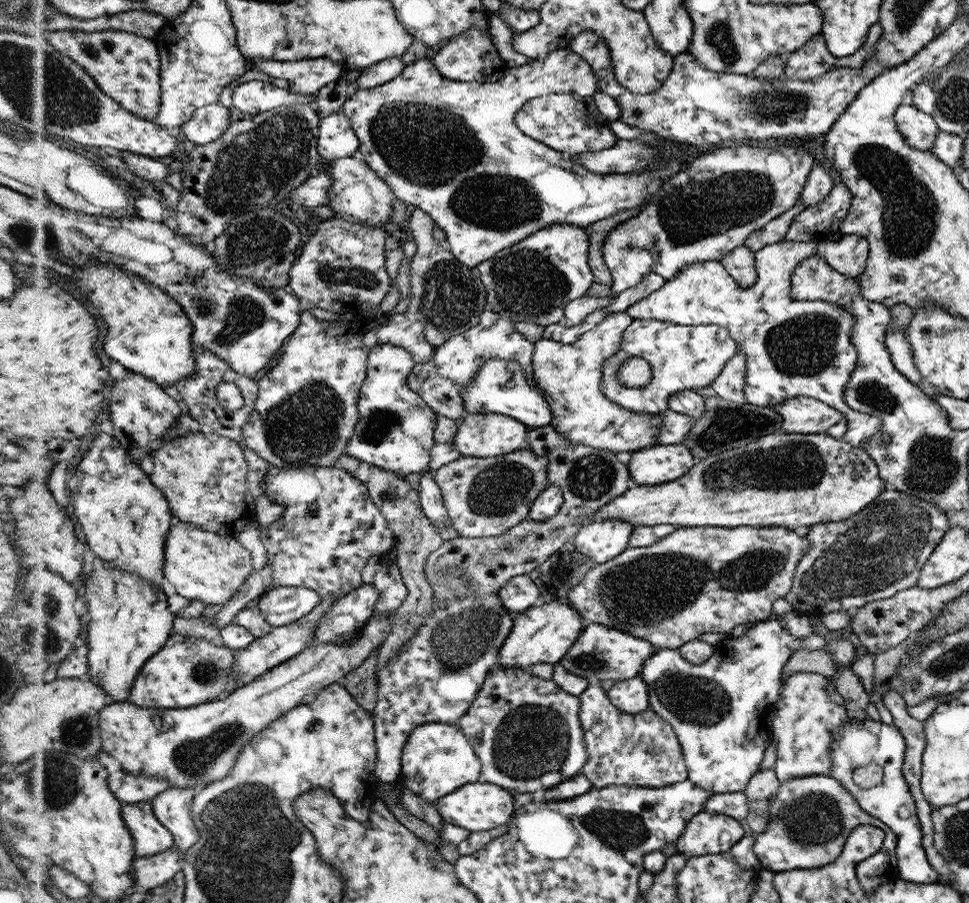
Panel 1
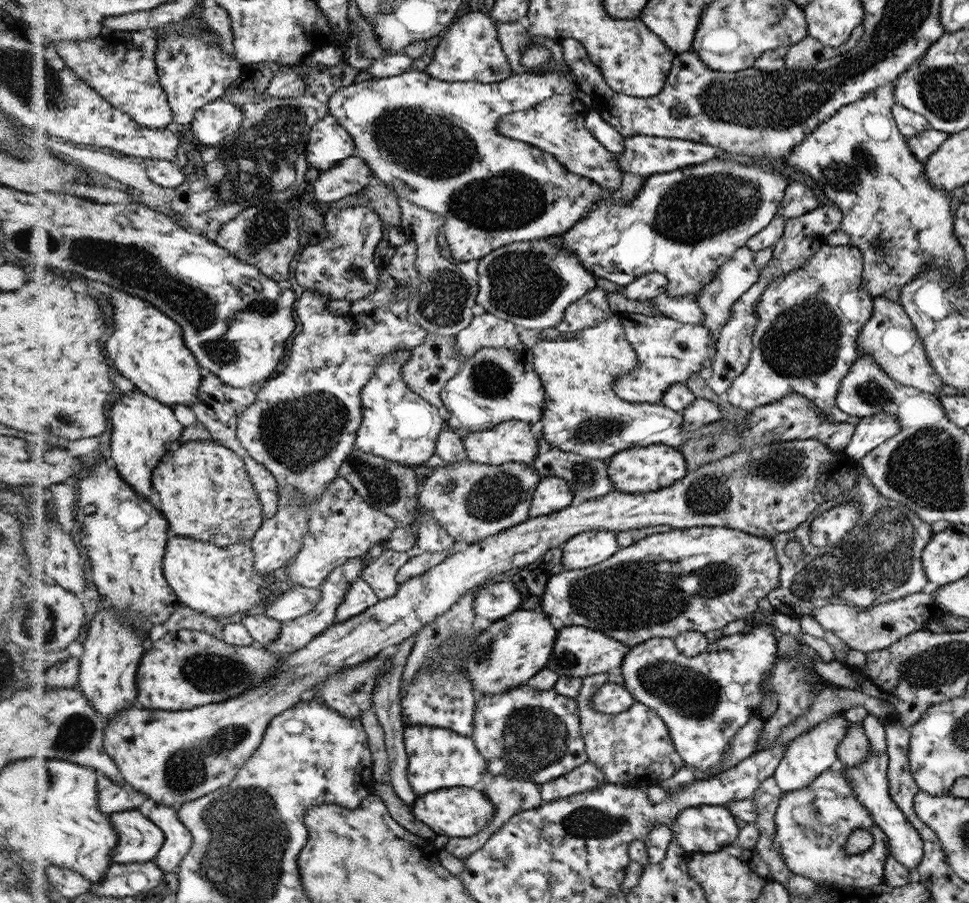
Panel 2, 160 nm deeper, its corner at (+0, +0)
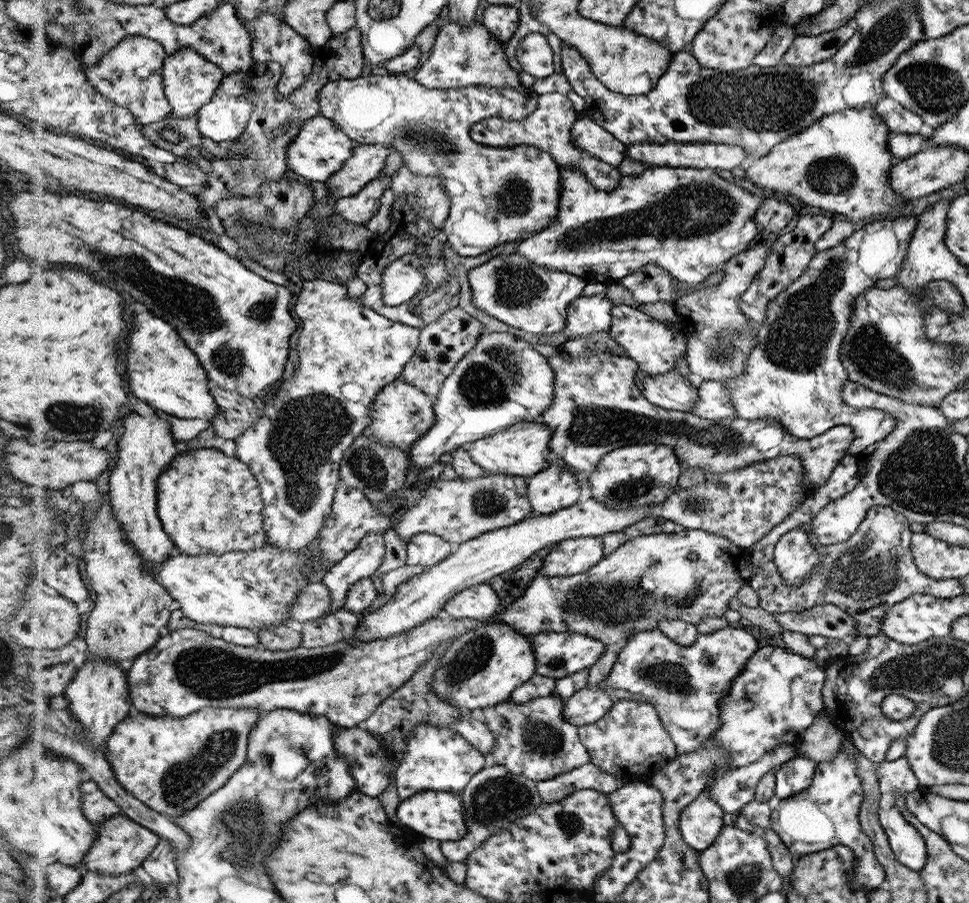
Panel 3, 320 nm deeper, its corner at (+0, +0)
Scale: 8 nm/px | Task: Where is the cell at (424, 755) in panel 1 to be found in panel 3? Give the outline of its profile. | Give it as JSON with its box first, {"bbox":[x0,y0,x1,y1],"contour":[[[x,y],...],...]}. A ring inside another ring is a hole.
{"bbox":[394,724,488,800],"contour":[[[419,724],[408,735],[404,759],[396,764],[394,777],[397,796],[404,800],[426,791],[461,792],[473,780],[474,774],[486,768],[488,762],[482,752],[451,728]]]}

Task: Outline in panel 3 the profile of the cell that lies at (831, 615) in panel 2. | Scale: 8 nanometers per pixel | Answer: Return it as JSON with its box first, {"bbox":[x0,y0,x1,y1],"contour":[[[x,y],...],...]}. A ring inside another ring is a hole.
{"bbox":[775,604,860,643],"contour":[[[833,604],[813,606],[800,612],[778,613],[775,619],[782,630],[807,636],[838,638],[848,643],[860,636],[855,627],[855,618]]]}

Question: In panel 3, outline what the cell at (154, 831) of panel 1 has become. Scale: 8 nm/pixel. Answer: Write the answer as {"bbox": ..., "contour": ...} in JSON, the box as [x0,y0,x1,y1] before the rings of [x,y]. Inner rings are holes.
{"bbox":[83,815,161,875],"contour":[[[123,815],[109,818],[99,824],[99,839],[83,860],[83,863],[94,873],[102,875],[124,875],[132,872],[135,867],[143,866],[150,855],[161,844],[161,836],[153,830],[138,824],[134,819]]]}

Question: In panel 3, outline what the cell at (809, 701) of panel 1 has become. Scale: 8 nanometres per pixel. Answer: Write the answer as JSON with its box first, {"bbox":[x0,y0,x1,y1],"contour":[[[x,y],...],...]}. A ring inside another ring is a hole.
{"bbox":[775,757,818,801],"contour":[[[795,757],[775,771],[775,801],[788,799],[802,793],[813,782],[818,764],[804,757]]]}

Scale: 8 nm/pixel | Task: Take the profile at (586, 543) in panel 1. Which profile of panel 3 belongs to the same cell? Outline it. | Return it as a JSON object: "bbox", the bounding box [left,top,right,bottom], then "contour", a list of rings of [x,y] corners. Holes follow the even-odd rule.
{"bbox":[538,537,605,576],"contour":[[[599,537],[572,538],[551,547],[538,575],[574,576],[592,569],[605,557]]]}

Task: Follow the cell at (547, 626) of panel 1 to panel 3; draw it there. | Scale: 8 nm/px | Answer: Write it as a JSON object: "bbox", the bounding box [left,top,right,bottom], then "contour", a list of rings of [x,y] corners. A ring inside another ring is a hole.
{"bbox":[430,623,537,710],"contour":[[[487,623],[458,637],[441,656],[436,672],[430,681],[431,690],[438,698],[457,709],[476,710],[496,706],[510,700],[514,690],[523,682],[529,681],[537,672],[536,654],[529,641],[531,636],[518,634],[507,624]]]}

